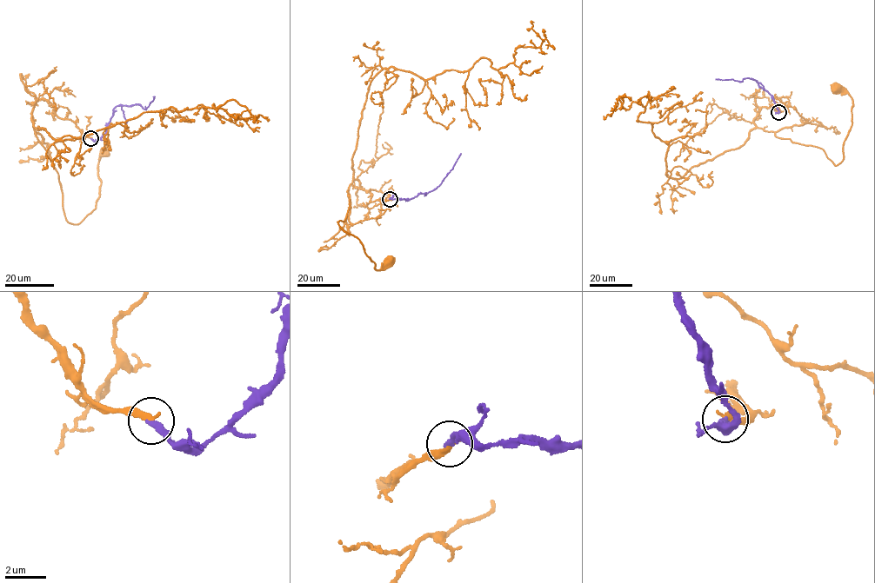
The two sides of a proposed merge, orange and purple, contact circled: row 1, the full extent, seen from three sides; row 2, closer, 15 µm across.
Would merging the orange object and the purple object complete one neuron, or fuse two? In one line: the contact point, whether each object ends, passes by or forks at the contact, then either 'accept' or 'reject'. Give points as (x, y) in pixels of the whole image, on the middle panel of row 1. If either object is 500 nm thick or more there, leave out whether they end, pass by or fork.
(390, 199) | orange ends | purple ends | accept

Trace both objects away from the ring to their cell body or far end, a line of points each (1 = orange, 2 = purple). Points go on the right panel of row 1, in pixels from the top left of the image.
1: (778, 112), (759, 108), (753, 123), (777, 136), (819, 147), (838, 165), (852, 104), (836, 89)
2: (778, 112), (773, 97), (756, 80), (748, 77), (741, 82), (716, 79)

